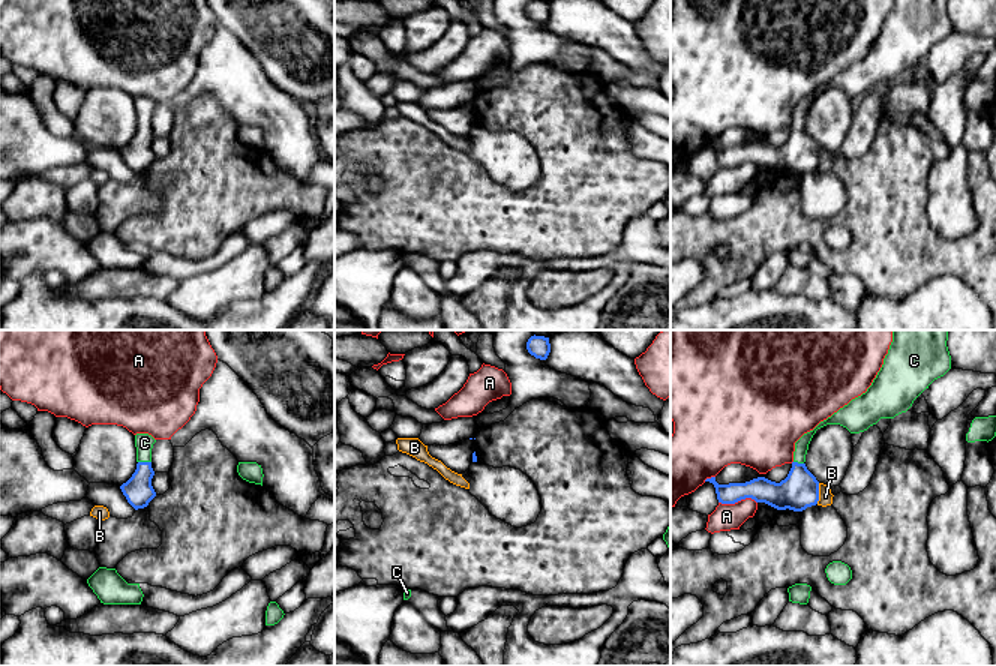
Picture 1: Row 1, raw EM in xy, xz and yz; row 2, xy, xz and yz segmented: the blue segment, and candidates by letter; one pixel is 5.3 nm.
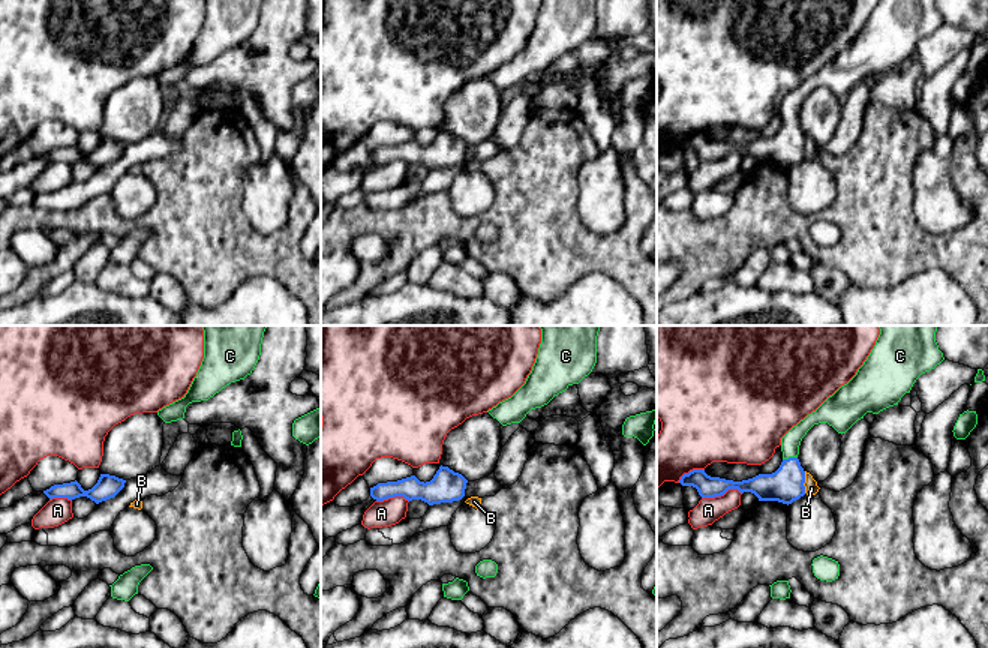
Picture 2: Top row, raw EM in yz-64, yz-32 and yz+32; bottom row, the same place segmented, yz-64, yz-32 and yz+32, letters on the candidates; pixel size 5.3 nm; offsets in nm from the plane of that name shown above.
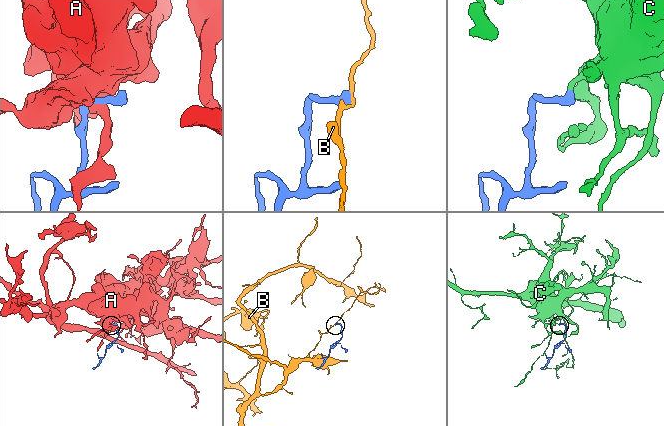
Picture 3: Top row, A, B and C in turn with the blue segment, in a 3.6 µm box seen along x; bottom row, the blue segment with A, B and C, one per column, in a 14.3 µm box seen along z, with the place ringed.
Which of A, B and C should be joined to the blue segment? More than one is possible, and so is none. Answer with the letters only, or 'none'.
C

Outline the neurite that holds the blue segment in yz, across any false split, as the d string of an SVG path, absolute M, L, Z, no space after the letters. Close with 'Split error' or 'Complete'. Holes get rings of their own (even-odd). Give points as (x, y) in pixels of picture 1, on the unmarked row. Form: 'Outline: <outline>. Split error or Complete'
Outline: M892 0L884 28L866 57L852 63L813 94L795 106L792 132L780 147L758 141L746 147L718 148L716 141L706 142L716 152L722 168L735 168L752 162L777 174L802 176L819 165L819 146L806 130L808 108L818 93L840 88L850 98L860 98L880 82L894 82L906 76L928 50L951 33L946 10L948 0Z. Split error

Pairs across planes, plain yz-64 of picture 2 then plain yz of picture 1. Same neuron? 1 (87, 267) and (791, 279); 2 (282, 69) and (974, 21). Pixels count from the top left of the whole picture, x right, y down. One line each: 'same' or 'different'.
1: different
2: same

